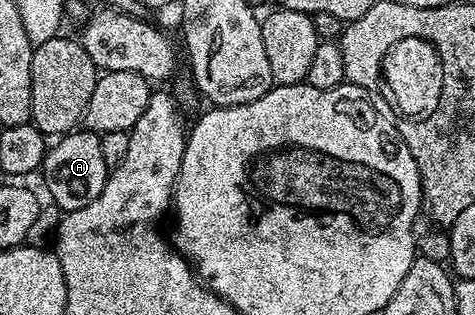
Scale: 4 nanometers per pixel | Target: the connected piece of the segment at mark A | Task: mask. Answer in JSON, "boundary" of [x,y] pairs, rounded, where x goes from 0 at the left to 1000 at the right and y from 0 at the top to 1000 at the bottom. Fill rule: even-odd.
{"boundary":[[[147,416],[101,463],[95,514],[82,540],[82,562],[95,571],[95,600],[103,625],[128,660],[128,670],[164,663],[217,606],[221,575],[234,546],[234,527],[217,505],[217,467],[206,425],[185,416]]]}

